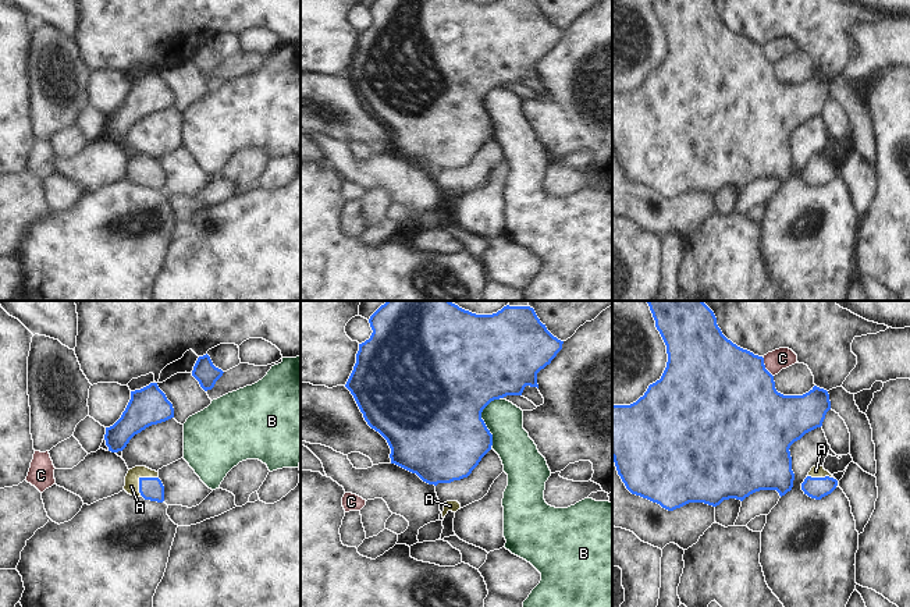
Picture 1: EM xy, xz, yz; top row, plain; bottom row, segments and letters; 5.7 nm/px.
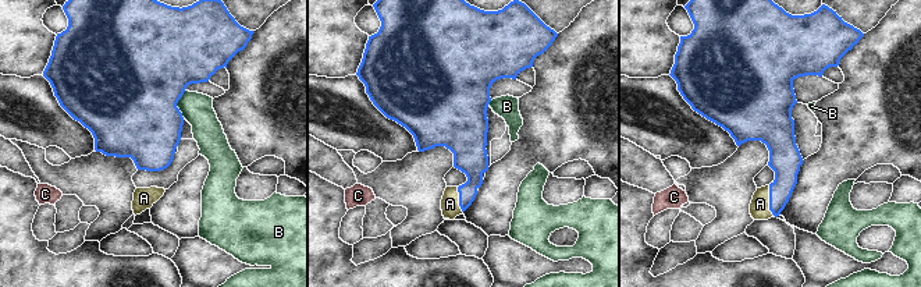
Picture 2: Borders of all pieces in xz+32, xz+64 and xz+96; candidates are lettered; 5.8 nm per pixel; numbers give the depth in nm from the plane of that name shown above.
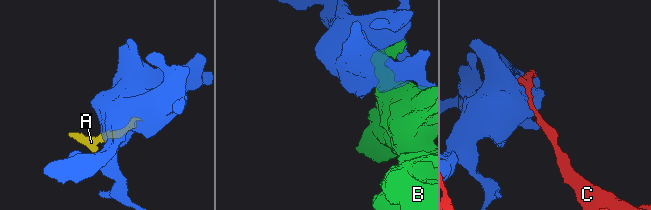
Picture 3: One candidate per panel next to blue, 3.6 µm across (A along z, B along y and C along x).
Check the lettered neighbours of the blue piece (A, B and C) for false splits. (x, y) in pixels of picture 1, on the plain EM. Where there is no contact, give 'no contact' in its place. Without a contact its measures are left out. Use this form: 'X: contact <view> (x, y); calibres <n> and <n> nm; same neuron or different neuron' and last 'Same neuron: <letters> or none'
A: contact xy (139, 167); calibres 130 and 80 nm; same neuron
B: contact xz (482, 107); calibres 500 and 220 nm; different neuron
C: contact yz (764, 56); calibres 500 and 120 nm; different neuron
Same neuron: A

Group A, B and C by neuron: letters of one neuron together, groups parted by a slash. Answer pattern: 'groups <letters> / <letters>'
groups A / B / C

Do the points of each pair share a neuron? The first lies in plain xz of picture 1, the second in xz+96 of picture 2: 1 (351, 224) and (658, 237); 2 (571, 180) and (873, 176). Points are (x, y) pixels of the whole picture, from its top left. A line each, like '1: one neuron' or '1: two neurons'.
1: one neuron
2: two neurons

